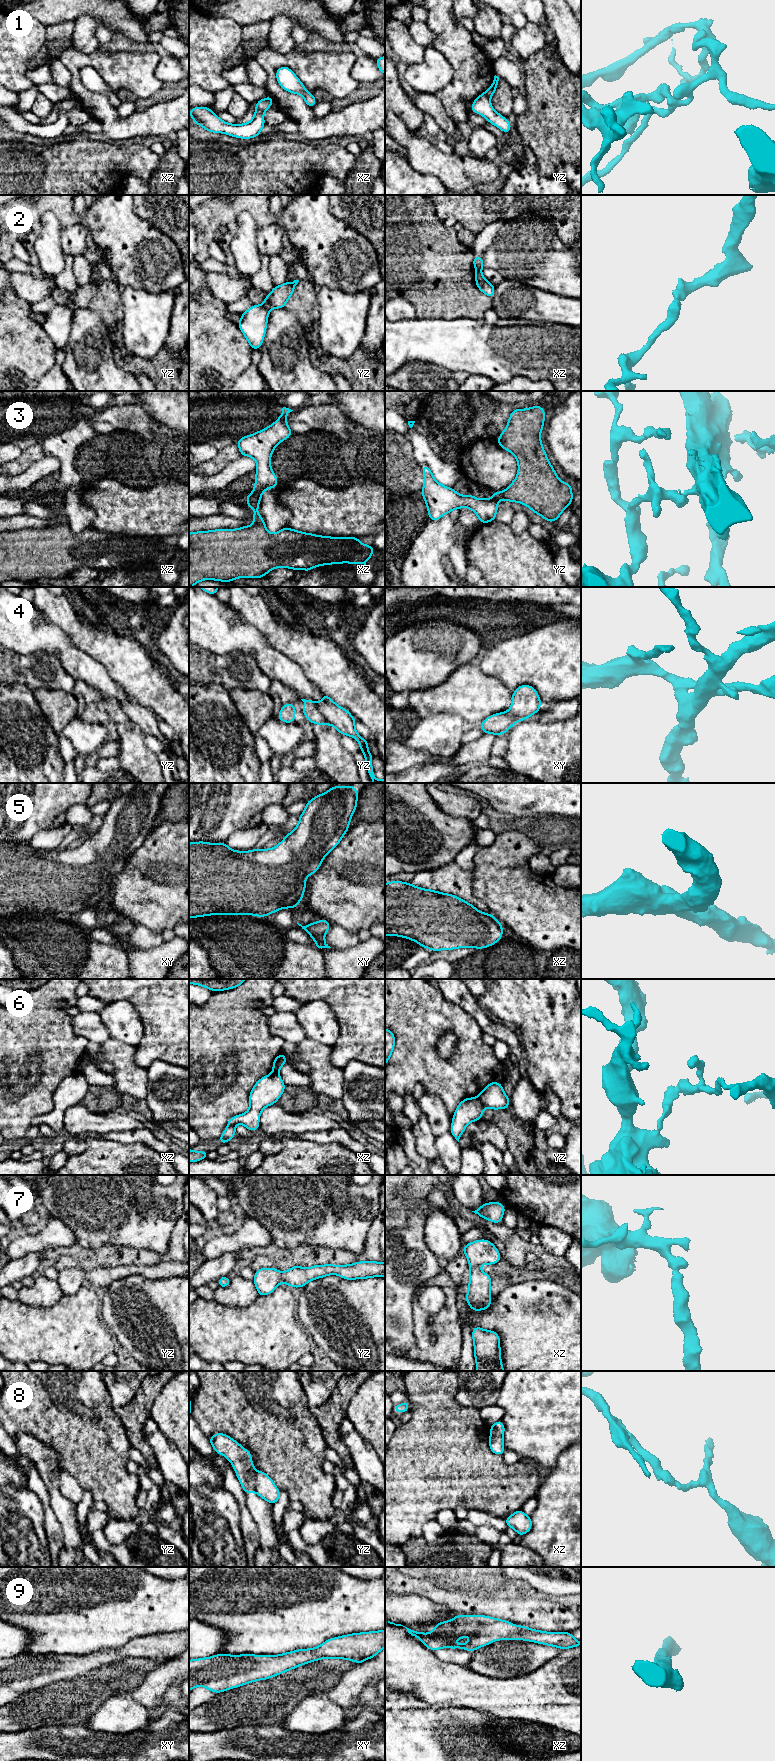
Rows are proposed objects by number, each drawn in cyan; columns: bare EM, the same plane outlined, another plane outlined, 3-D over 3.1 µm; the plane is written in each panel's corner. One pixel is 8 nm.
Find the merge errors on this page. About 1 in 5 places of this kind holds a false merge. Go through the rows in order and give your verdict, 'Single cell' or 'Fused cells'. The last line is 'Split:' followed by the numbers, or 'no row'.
1: Fused cells
2: Fused cells
3: Fused cells
4: Fused cells
5: Single cell
6: Fused cells
7: Single cell
8: Fused cells
9: Single cell
Split: 1, 2, 3, 4, 6, 8

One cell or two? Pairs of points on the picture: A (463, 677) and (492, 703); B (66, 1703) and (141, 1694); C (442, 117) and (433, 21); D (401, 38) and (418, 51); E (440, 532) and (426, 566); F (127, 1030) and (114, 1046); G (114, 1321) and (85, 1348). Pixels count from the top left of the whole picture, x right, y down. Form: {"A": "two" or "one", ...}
{"A": "one", "B": "two", "C": "two", "D": "one", "E": "one", "F": "two", "G": "two"}

